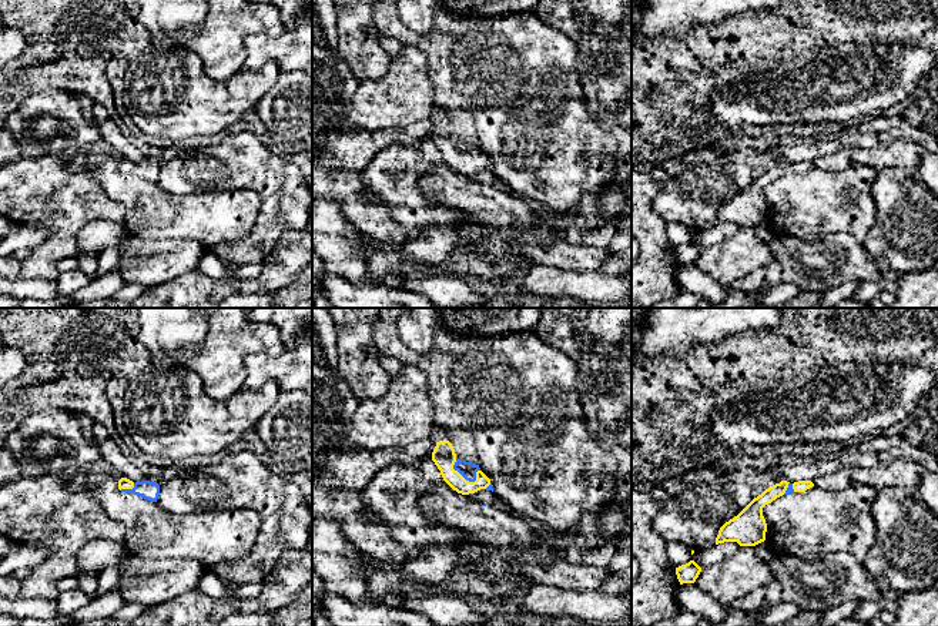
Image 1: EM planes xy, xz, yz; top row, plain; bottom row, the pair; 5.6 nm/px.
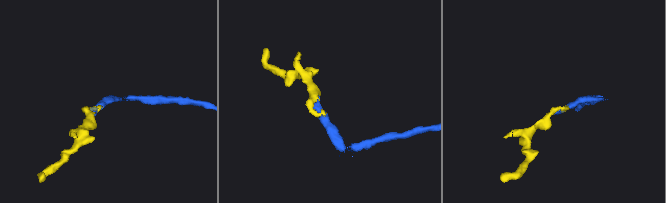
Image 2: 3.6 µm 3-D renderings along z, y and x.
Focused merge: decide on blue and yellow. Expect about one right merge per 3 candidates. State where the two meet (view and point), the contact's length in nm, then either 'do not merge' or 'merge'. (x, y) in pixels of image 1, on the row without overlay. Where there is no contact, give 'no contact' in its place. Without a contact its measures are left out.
xz (459, 153) | 180 nm | merge

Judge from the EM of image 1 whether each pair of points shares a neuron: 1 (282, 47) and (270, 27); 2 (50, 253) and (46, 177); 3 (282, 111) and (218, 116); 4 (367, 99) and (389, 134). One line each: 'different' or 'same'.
1: different
2: same
3: different
4: different

